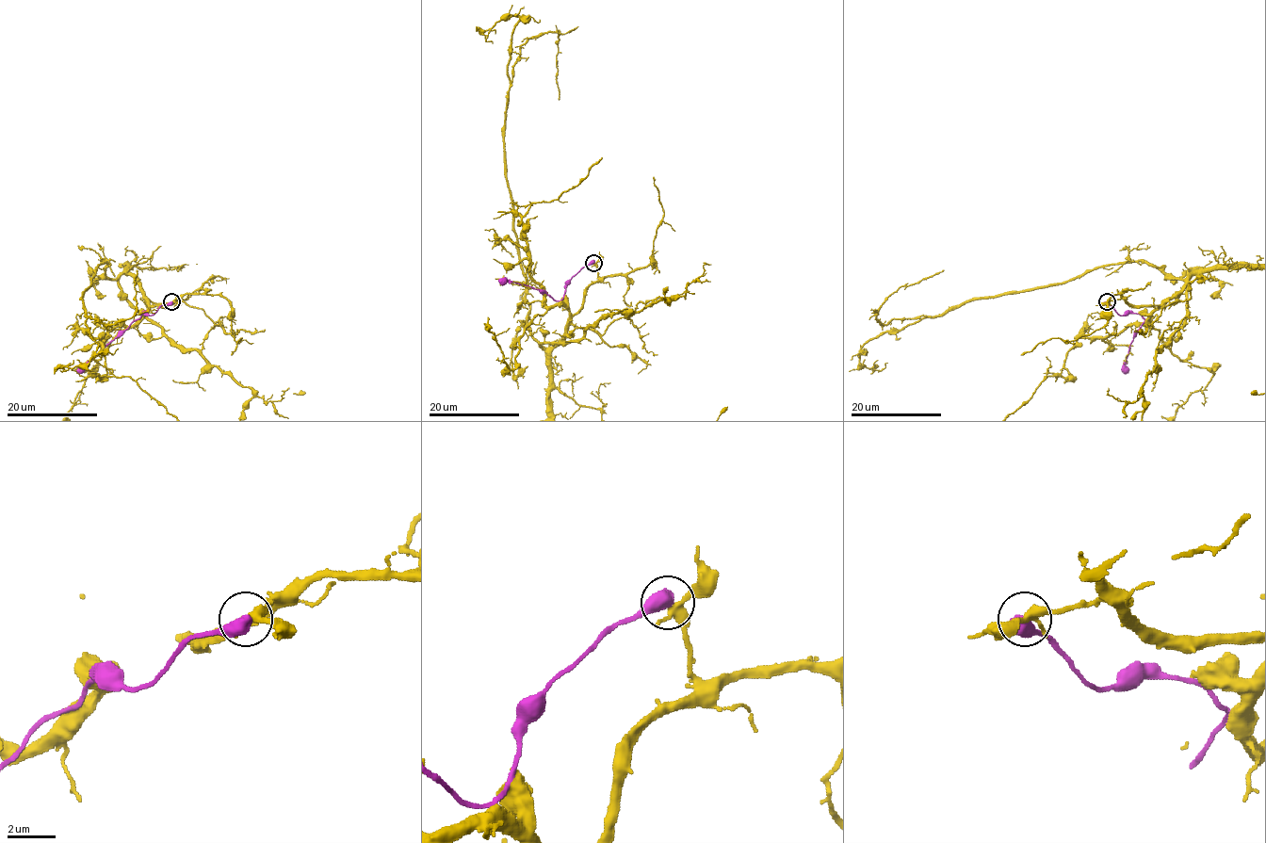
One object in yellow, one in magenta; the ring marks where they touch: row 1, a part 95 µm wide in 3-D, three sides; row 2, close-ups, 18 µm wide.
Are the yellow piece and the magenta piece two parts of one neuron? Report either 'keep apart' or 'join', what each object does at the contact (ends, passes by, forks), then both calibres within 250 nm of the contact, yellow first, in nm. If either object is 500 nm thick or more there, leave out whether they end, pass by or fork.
keep apart; 260 nm thick on the yellow side, 600 nm on the other

